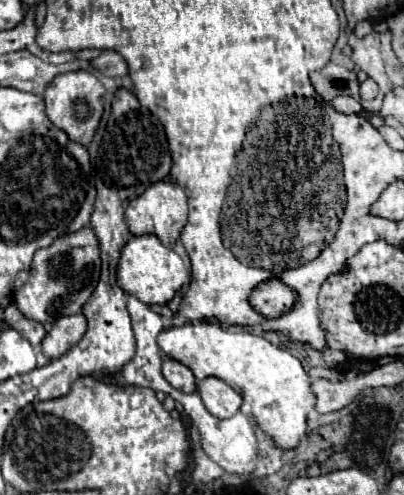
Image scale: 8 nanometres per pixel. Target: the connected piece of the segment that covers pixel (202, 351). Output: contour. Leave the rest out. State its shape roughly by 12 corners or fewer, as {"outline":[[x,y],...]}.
{"outline":[[211,322],[163,330],[165,356],[251,404],[297,448],[317,398],[301,360]]}

